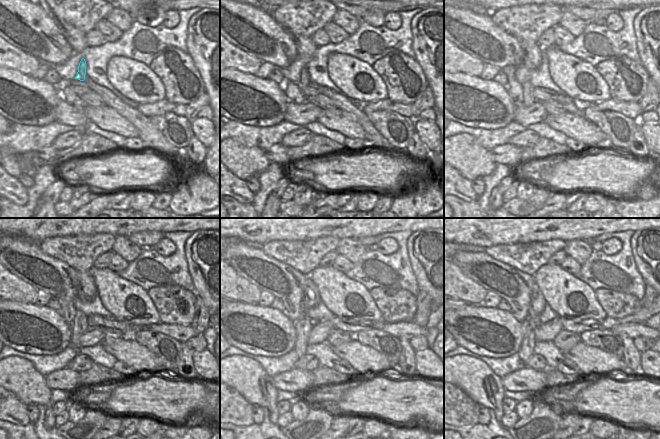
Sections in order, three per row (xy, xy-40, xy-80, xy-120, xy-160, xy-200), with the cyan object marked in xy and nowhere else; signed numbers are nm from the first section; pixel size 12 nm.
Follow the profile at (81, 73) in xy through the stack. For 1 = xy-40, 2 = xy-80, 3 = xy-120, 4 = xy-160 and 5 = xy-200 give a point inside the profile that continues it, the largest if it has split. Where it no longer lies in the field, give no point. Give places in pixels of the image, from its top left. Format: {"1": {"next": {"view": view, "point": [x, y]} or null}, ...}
{"1": {"next": {"view": "xy-40", "point": [305, 79]}}, "2": {"next": {"view": "xy-80", "point": [528, 99]}}, "3": {"next": {"view": "xy-120", "point": [79, 325]}}, "4": {"next": {"view": "xy-160", "point": [303, 325]}}, "5": {"next": {"view": "xy-200", "point": [526, 350]}}}

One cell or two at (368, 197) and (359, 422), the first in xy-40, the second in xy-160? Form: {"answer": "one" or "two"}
{"answer": "two"}

